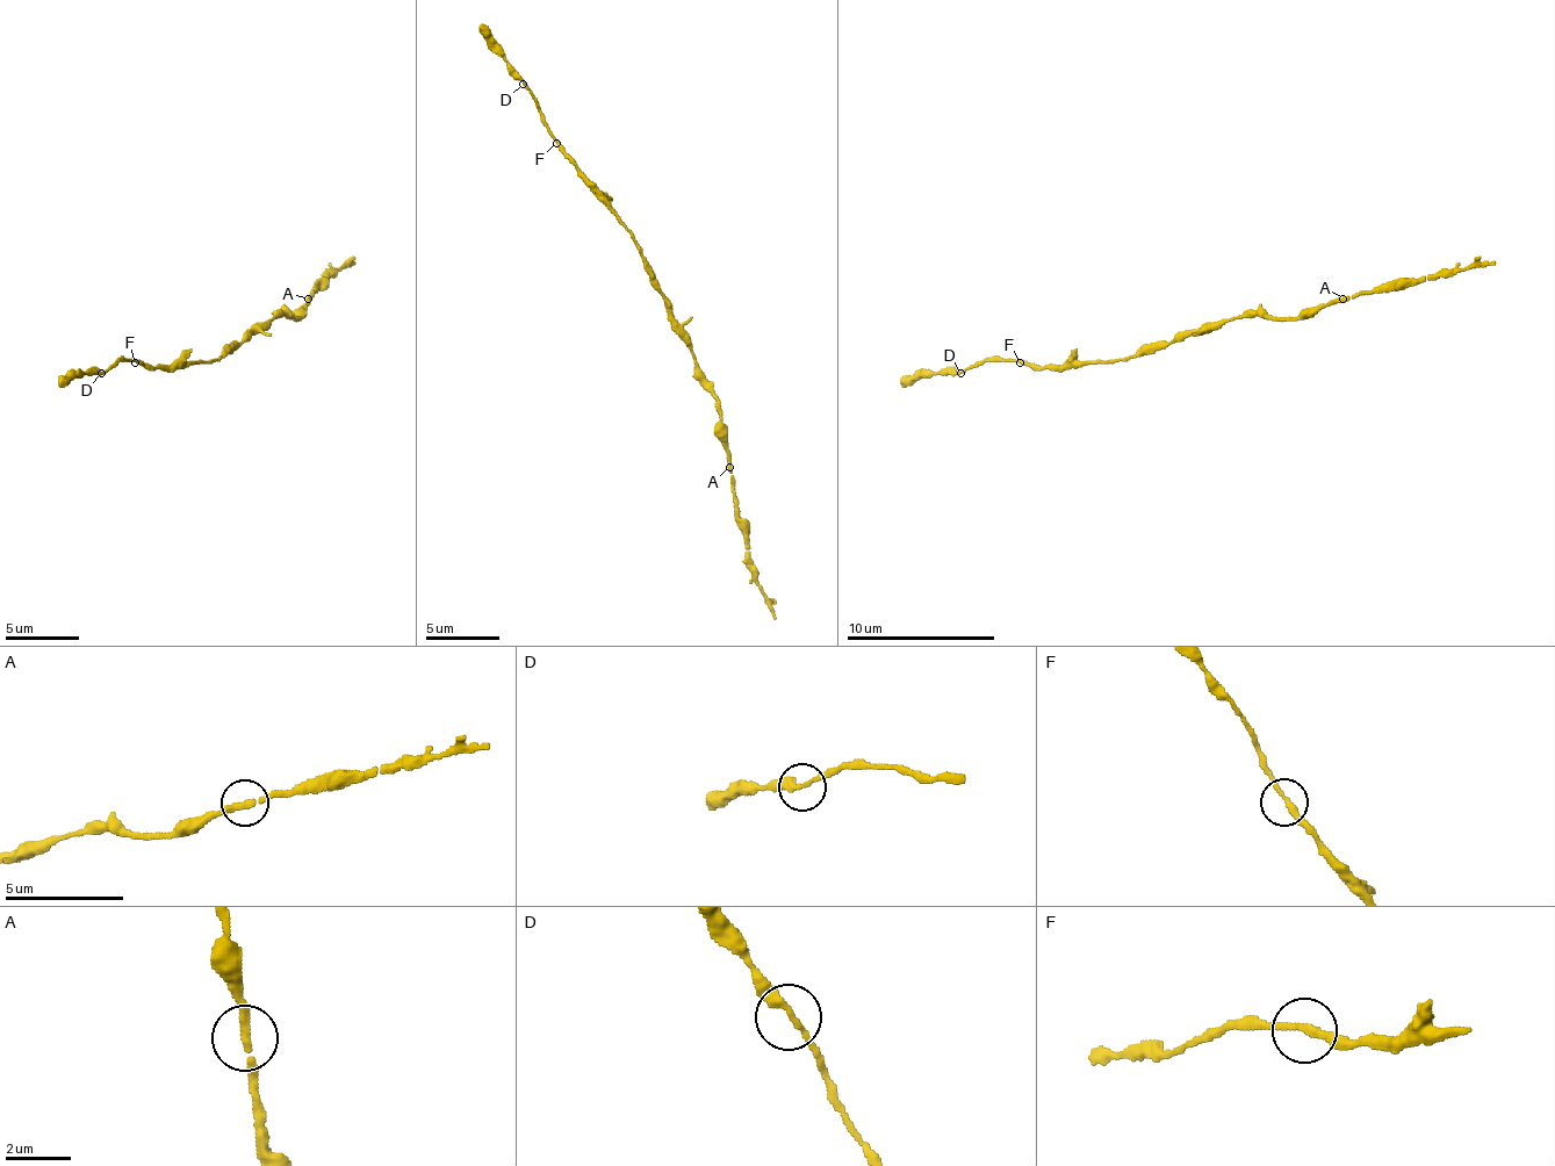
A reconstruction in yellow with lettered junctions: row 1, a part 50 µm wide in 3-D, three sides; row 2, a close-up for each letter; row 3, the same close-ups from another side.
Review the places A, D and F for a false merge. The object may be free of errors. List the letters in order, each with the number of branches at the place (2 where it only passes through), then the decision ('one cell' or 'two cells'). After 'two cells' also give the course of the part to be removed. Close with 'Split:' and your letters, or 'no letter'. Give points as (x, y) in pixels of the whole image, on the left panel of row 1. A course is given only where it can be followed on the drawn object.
A: 2 branches meet; one cell
D: 2 branches meet; one cell
F: 2 branches meet; one cell
Split: no letter

